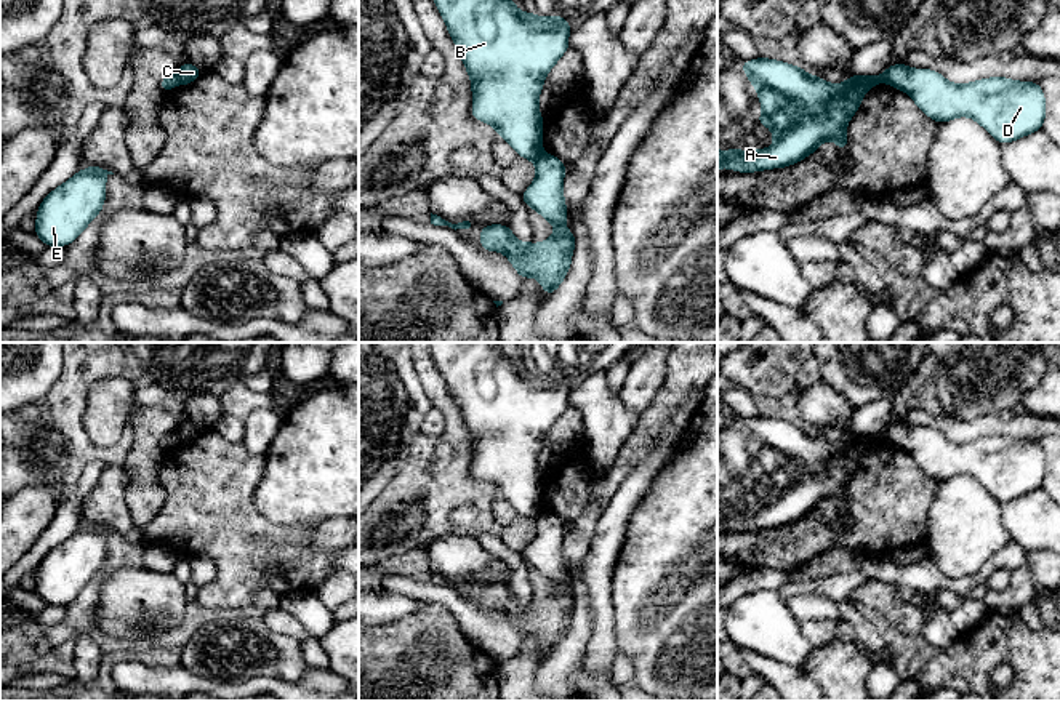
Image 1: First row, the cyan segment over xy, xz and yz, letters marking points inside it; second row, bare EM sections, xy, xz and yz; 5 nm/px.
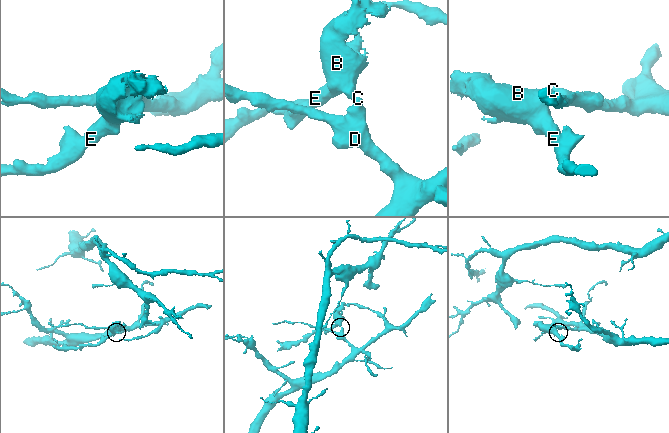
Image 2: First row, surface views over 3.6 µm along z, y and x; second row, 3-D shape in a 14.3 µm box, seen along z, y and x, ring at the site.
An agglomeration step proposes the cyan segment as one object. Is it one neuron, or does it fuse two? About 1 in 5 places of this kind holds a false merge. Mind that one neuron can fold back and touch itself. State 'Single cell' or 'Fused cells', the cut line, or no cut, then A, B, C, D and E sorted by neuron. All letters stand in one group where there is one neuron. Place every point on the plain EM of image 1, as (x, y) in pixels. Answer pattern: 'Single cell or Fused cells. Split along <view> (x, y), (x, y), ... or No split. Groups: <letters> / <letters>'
Fused cells. Split along xy (176, 429), (180, 440). Groups: A B E / C D

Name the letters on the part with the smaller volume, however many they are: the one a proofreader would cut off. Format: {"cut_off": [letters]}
{"cut_off": ["A", "B", "E"]}

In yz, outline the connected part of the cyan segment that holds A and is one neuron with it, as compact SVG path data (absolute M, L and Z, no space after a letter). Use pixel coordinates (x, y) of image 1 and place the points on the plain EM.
M769 416L749 418L738 424L757 448L764 471L754 477L754 482L764 482L773 490L773 506L749 507L746 512L738 506L729 507L727 512L717 507L717 528L733 527L737 531L753 531L794 523L813 512L826 498L834 498L839 511L847 509L849 501L845 487L858 469L865 451L877 442L889 442L884 431L869 435L850 432L847 440L831 443L821 435L810 434L799 424L789 424L783 419Z

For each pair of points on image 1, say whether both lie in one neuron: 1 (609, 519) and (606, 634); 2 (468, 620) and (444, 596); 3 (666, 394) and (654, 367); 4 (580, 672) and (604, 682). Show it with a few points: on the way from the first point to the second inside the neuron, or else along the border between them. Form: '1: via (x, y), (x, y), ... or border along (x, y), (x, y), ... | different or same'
1: via (604, 548), (601, 557), (601, 605) | same
2: via (465, 613), (450, 599) | same
3: border along (668, 359), (663, 383), (639, 415) | different
4: via (586, 679), (598, 682) | same

